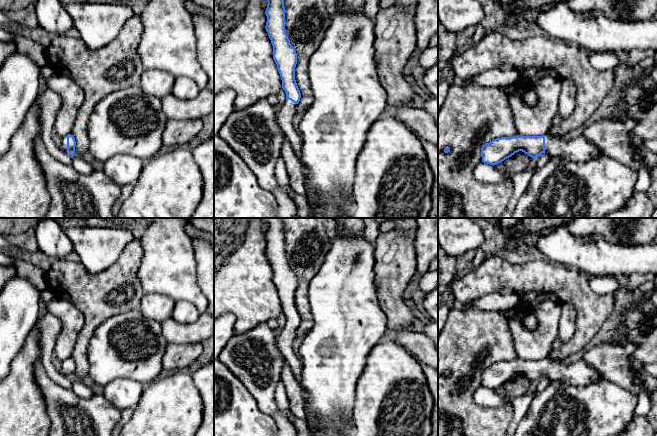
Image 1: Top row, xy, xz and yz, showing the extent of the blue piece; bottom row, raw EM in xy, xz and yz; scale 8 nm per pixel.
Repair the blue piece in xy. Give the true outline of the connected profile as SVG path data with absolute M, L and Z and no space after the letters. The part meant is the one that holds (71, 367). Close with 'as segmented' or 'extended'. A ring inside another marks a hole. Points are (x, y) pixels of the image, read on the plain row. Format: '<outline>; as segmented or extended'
M68 358L61 362L61 373L72 380L72 390L75 395L82 399L89 399L93 395L93 391L83 381L75 377L76 365L73 359Z; extended

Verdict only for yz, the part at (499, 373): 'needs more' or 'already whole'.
needs more

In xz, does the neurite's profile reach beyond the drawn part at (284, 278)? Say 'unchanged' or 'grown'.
grown

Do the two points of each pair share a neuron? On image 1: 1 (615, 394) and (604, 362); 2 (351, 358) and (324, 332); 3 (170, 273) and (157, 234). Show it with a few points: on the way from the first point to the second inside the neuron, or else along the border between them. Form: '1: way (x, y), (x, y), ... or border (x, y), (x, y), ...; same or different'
1: border (603, 377), (632, 392); different
2: way (343, 350), (339, 346), (339, 339), (332, 333); same
3: way (168, 263), (166, 244); same

